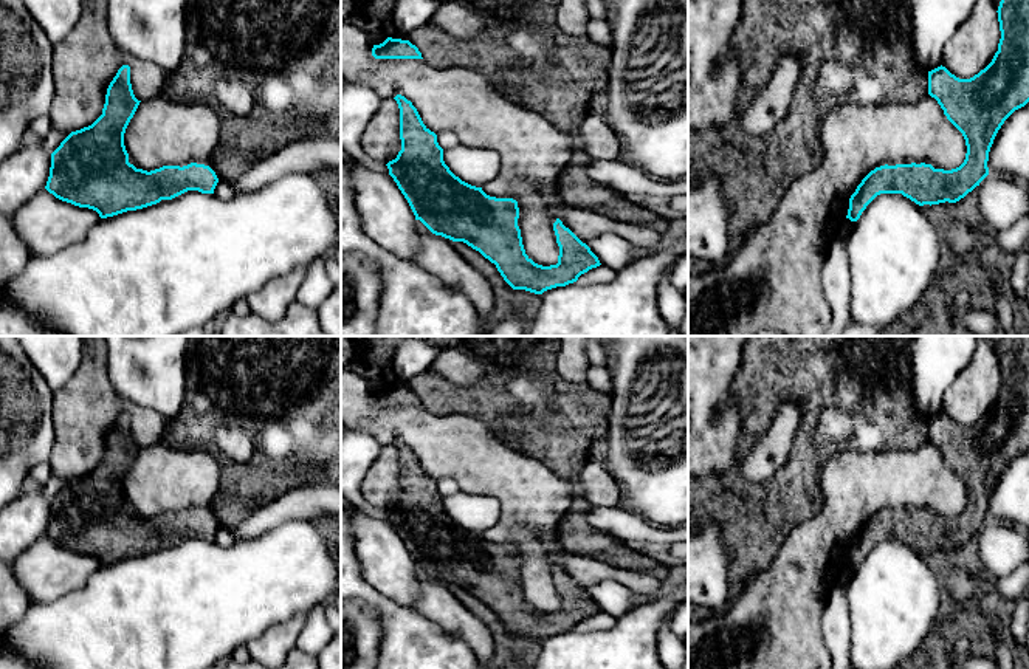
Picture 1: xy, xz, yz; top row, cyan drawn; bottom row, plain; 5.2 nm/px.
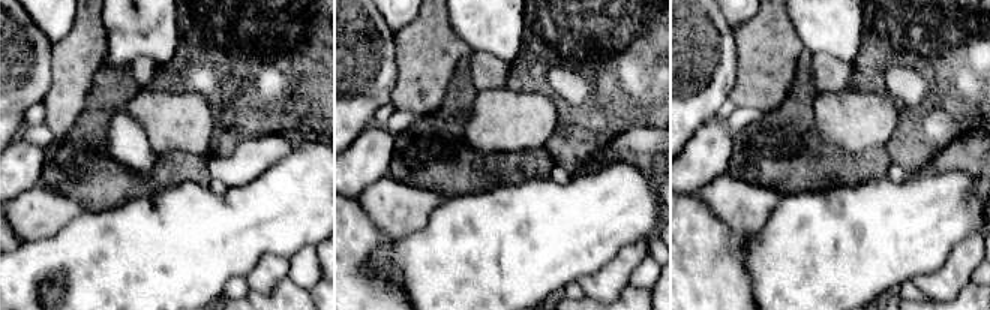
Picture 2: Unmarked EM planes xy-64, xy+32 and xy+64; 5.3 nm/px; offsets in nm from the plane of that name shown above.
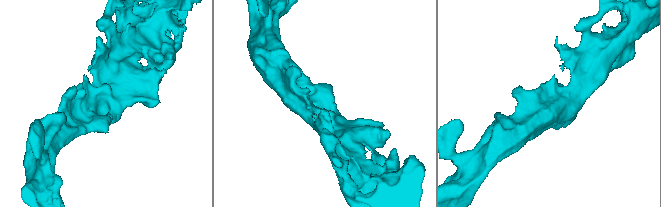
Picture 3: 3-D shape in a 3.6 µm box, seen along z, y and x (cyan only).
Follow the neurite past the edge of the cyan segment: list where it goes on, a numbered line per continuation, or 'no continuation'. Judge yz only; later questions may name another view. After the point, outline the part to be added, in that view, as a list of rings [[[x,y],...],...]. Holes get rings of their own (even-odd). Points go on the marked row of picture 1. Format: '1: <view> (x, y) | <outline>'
no continuation

